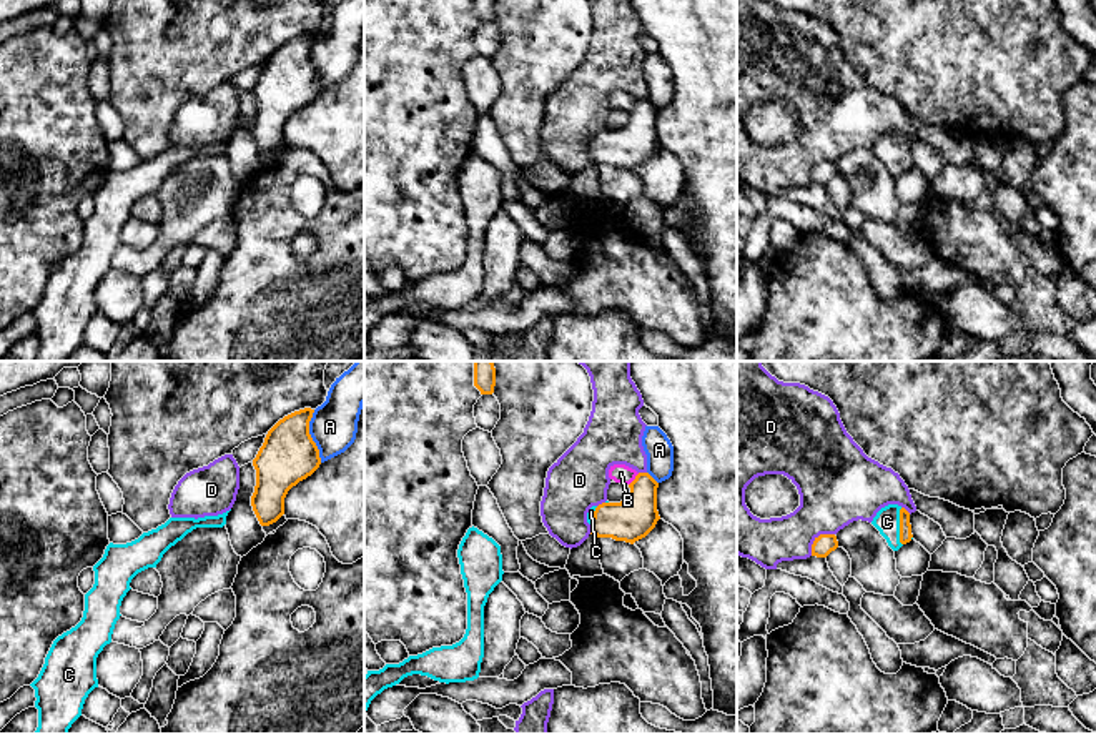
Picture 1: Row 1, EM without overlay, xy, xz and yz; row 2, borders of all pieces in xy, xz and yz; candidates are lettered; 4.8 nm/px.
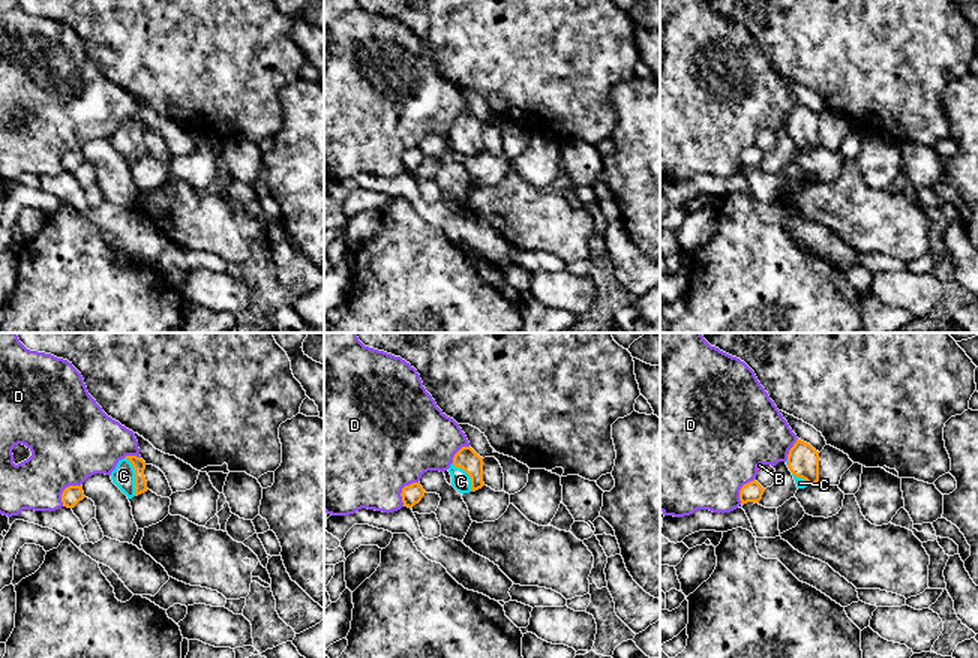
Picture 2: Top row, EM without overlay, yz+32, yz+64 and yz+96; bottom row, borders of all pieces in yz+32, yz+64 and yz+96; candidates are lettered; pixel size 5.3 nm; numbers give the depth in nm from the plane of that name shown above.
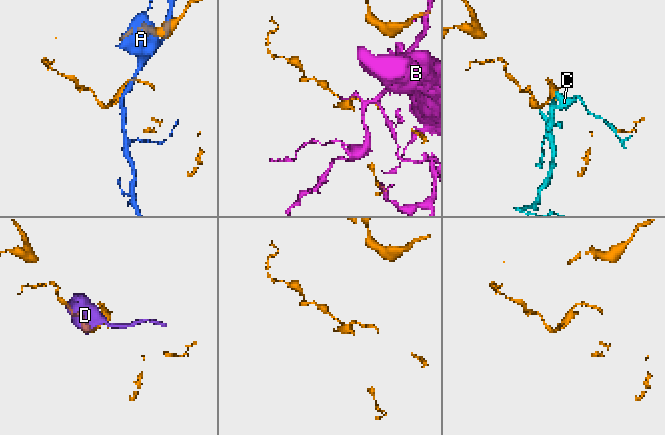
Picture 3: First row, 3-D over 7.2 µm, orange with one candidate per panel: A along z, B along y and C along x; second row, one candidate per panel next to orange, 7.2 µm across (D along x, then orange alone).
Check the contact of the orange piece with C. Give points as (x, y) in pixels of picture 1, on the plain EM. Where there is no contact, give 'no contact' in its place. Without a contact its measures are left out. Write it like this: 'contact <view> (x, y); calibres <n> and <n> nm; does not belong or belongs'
contact yz (900, 153); calibres 60 and 120 nm; belongs

